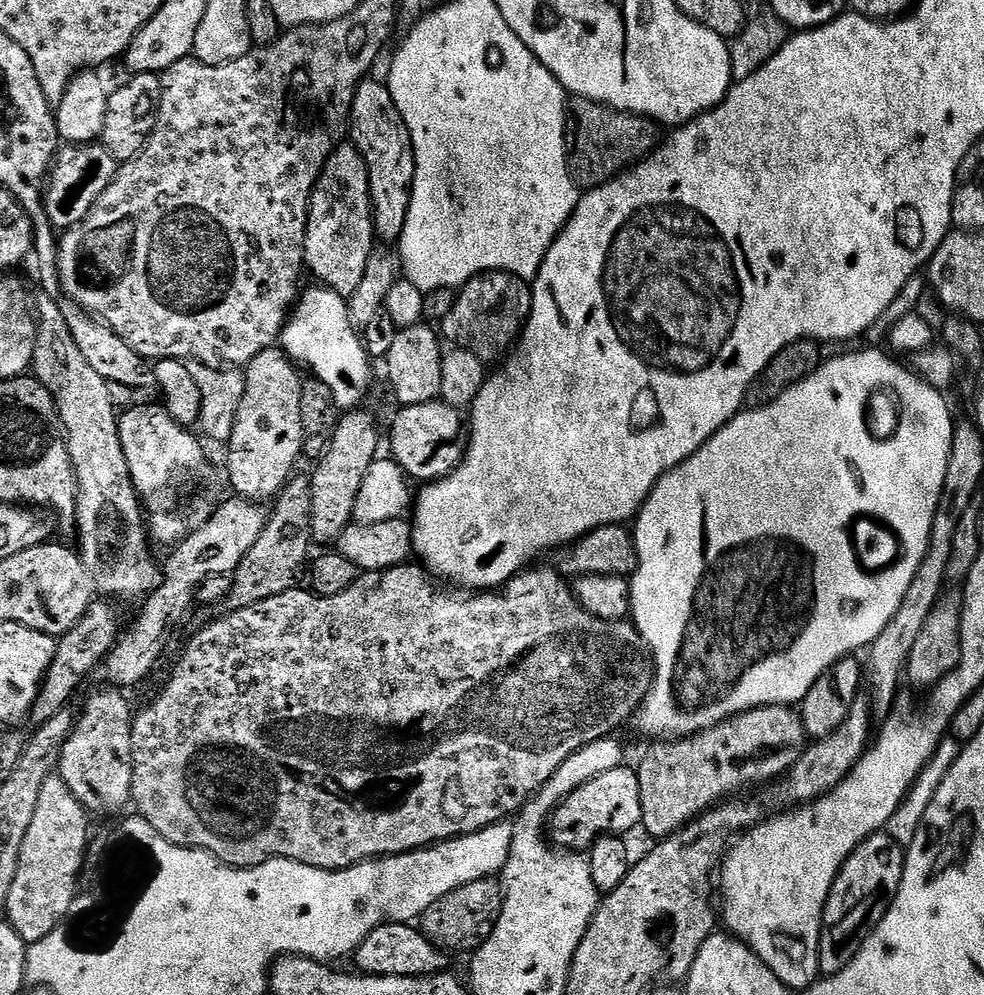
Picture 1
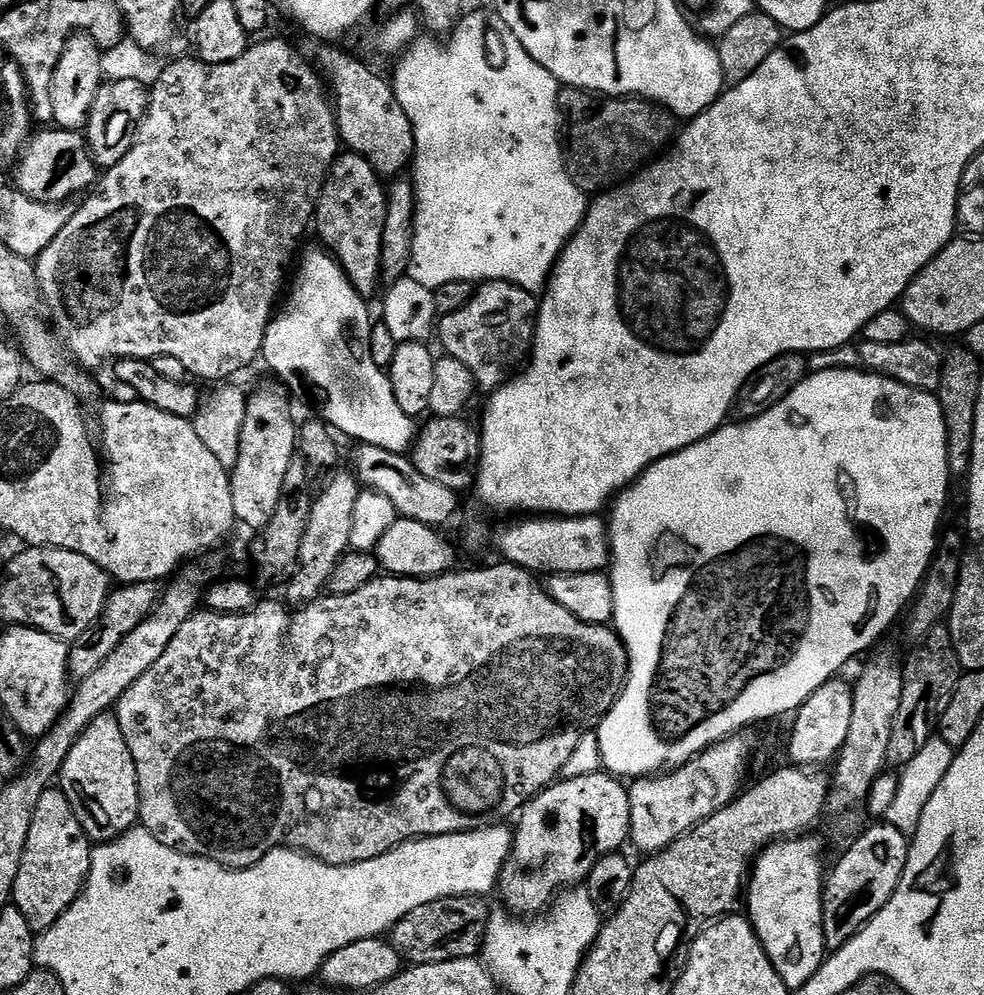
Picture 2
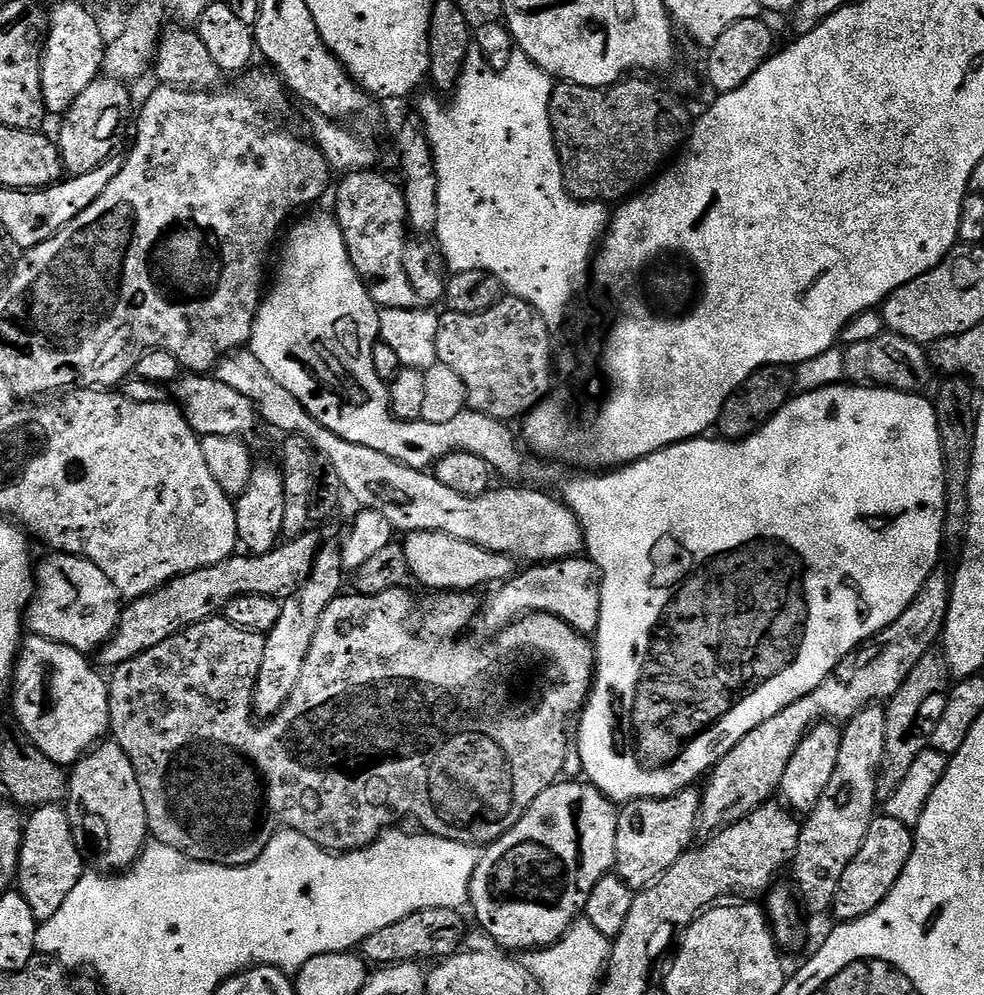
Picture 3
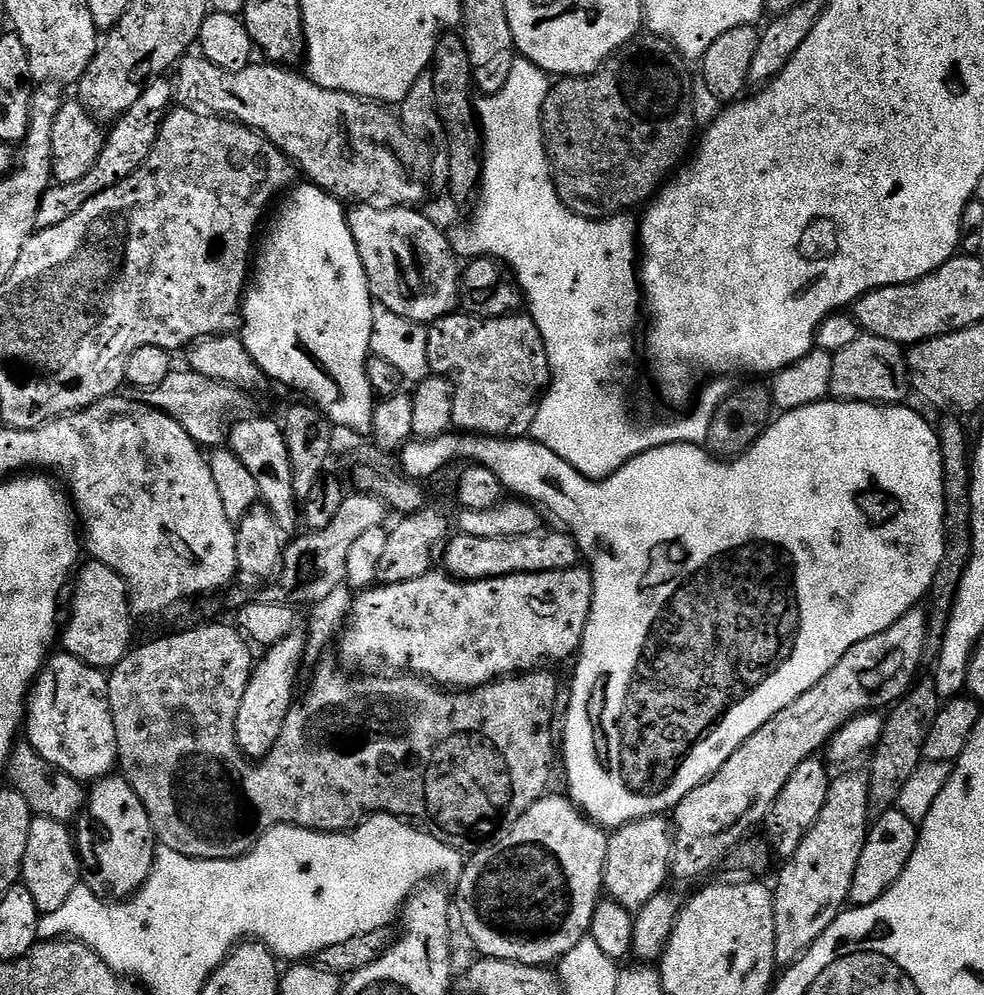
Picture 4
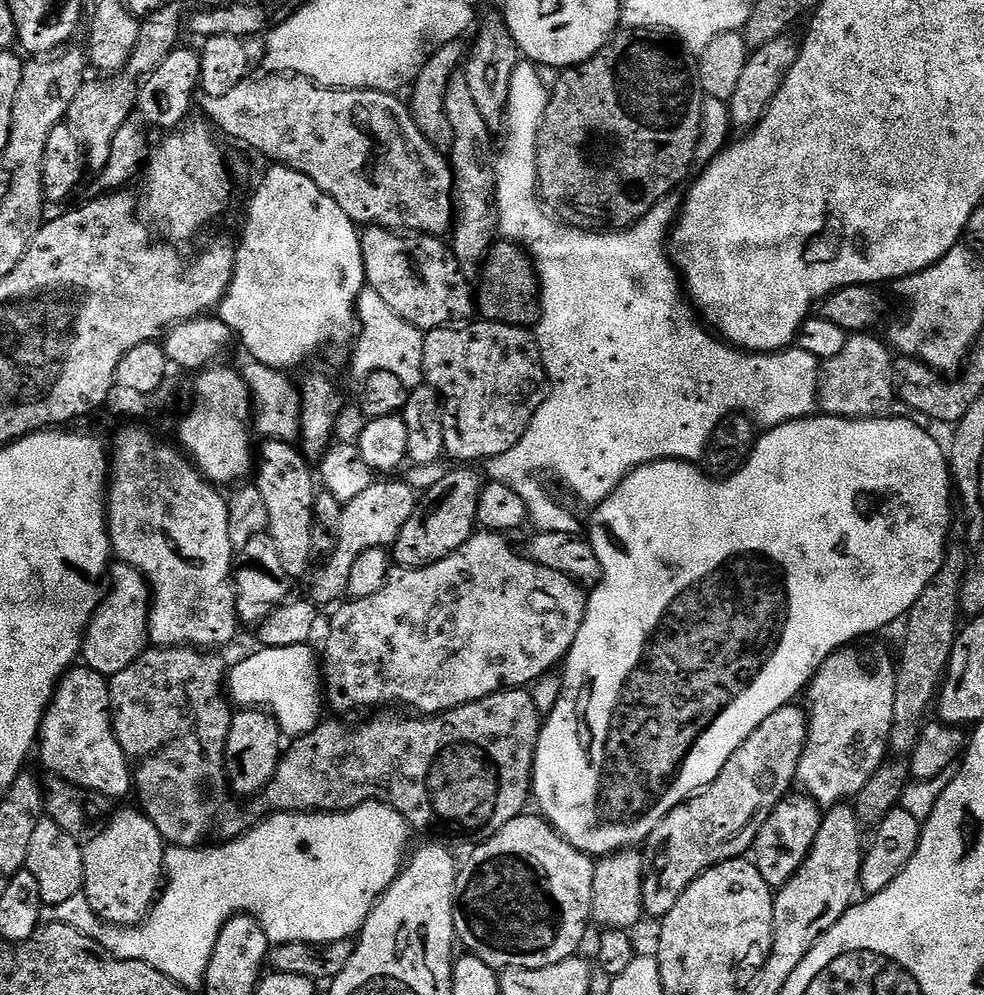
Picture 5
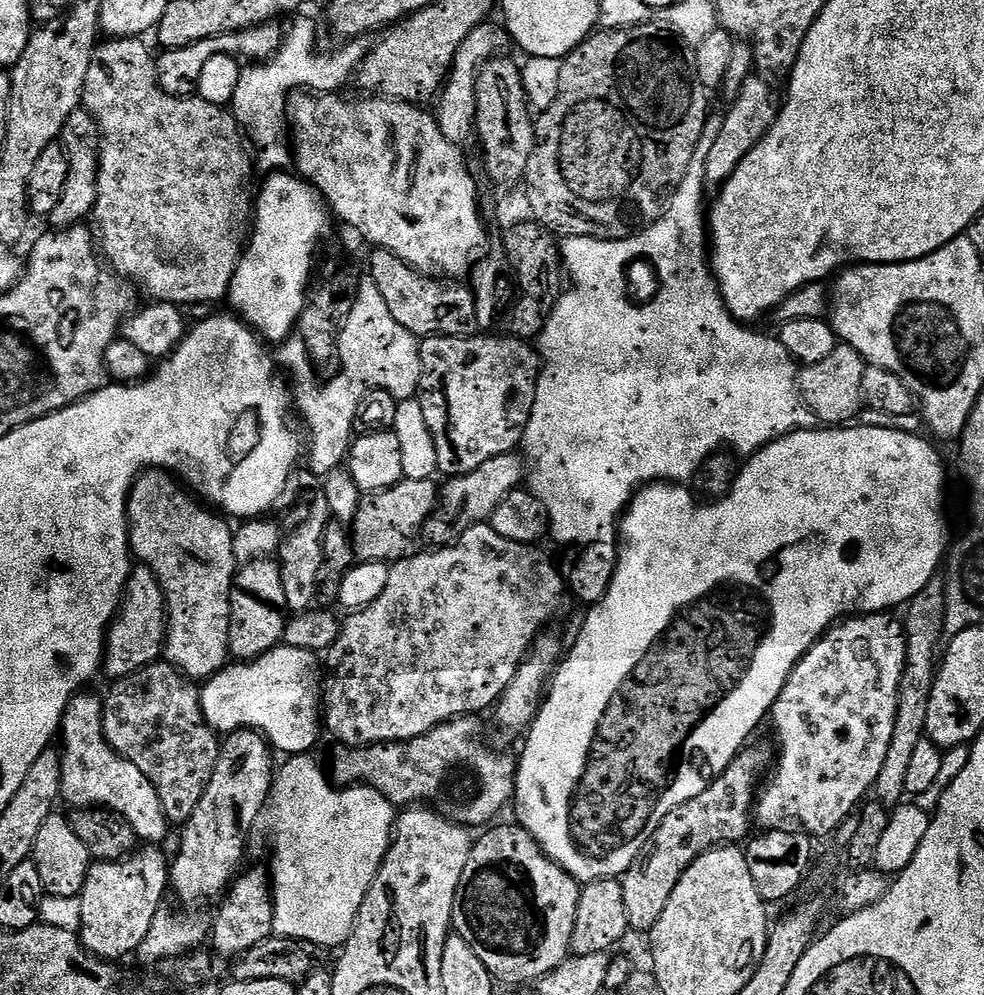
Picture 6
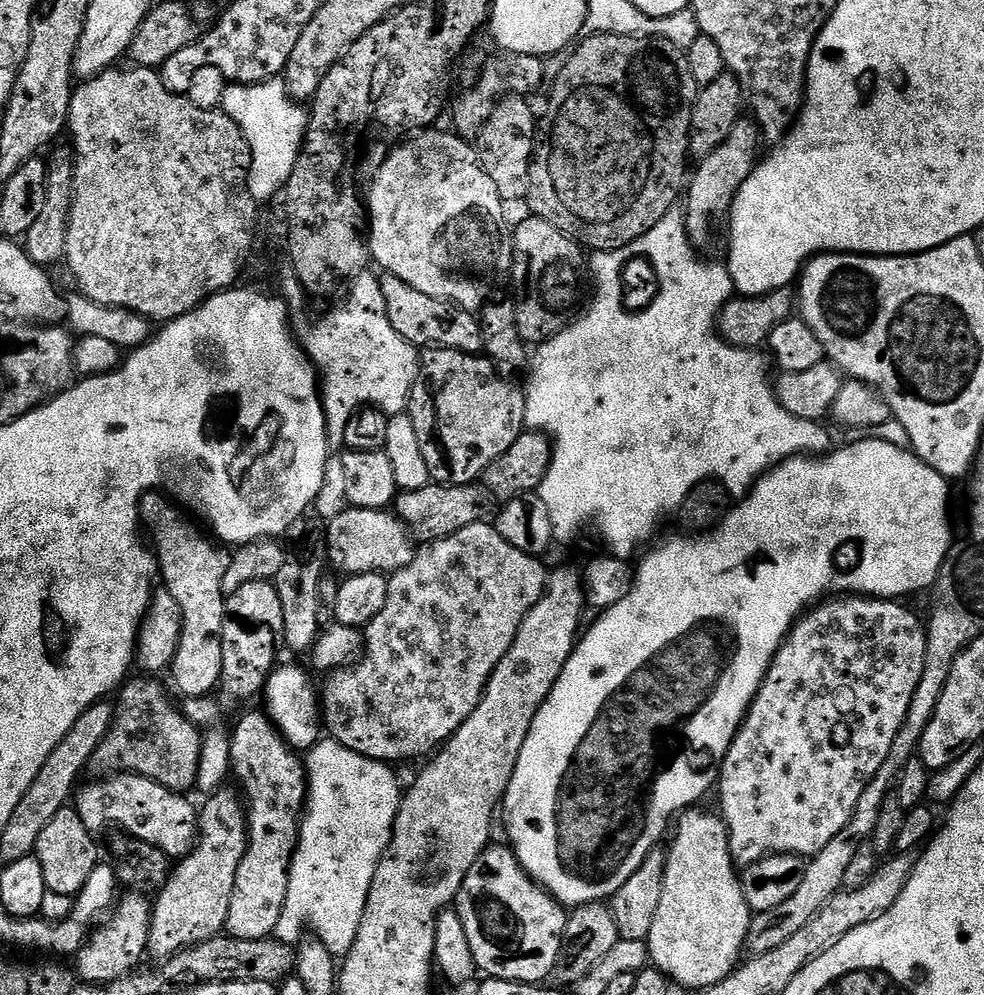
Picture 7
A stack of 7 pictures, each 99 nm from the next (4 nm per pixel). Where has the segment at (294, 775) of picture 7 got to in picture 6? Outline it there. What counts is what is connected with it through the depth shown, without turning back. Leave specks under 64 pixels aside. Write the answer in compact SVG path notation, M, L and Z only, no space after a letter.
M252 868L249 872L241 871L233 879L219 904L220 909L216 912L216 921L211 921L210 924L210 944L212 940L213 946L222 955L235 958L240 953L250 950L250 946L258 946L258 942L273 935L276 923L274 922L272 885L269 873L265 869L264 872L260 868Z

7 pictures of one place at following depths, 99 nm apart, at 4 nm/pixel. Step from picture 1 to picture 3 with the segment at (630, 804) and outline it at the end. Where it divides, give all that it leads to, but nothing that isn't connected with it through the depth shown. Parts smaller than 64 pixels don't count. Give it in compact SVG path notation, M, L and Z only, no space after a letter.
M557 782L550 785L546 790L542 790L542 794L538 794L538 798L534 798L534 802L522 814L520 821L505 836L487 845L480 853L480 861L477 864L477 869L474 870L473 880L469 886L470 909L472 908L473 914L476 915L477 922L484 927L485 934L494 943L501 944L501 946L496 945L501 949L509 948L509 950L504 949L509 953L527 954L533 950L549 948L552 944L558 943L572 929L572 925L583 917L584 907L590 898L590 890L594 890L596 883L603 876L609 875L613 871L616 863L616 839L618 838L618 818L620 817L617 805L609 800L607 796L603 796L593 784L587 782L576 783L580 782Z

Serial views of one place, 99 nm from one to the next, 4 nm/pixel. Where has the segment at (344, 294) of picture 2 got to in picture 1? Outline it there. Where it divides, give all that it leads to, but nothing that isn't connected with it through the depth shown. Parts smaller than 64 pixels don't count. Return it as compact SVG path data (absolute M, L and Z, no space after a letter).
M305 287L291 309L278 341L279 347L301 369L309 368L311 375L324 383L334 398L337 409L356 410L372 388L373 361L364 349L357 325L352 323L348 301L332 288Z

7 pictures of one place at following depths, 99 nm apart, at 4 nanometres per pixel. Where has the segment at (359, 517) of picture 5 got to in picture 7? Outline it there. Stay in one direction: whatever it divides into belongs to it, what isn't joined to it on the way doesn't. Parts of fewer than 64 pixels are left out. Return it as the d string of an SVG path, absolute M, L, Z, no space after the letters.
M429 482L422 486L422 490L400 492L394 501L394 512L421 541L431 542L487 519L492 510L492 500L493 493L478 484L444 485Z

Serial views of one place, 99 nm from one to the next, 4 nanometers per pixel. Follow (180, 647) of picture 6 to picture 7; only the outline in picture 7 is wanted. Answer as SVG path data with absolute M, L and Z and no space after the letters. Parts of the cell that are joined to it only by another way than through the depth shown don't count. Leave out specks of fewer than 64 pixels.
M163 491L145 492L140 499L143 527L156 531L158 572L162 577L163 587L175 598L182 610L180 645L172 659L170 675L177 690L181 692L181 697L208 698L217 691L222 674L226 603L224 579L230 556L227 551L223 552L225 549L211 535L203 536L190 521L184 520L183 514L185 515Z

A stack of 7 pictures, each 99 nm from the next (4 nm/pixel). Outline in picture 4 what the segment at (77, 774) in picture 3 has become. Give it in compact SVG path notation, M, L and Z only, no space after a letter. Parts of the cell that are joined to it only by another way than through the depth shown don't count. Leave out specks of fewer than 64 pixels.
M109 774L91 785L86 796L86 816L92 819L92 837L78 848L86 861L83 883L106 902L129 899L152 873L158 847L142 798L134 794L134 786L124 775Z

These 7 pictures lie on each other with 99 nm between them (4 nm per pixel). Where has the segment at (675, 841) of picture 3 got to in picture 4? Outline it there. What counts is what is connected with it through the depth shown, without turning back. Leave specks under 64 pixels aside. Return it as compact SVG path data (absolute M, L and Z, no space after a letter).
M663 815L647 816L615 829L609 835L604 867L604 892L629 912L640 911L650 898L665 891L670 880L674 828Z

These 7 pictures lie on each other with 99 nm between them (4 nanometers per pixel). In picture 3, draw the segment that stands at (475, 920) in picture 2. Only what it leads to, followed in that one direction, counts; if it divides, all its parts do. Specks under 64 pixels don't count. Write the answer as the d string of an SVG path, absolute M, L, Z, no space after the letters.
M422 909L410 914L394 926L385 926L382 930L370 934L362 945L362 955L369 965L391 966L394 964L410 964L424 962L427 956L447 958L461 951L464 940L464 920L461 913L454 909Z

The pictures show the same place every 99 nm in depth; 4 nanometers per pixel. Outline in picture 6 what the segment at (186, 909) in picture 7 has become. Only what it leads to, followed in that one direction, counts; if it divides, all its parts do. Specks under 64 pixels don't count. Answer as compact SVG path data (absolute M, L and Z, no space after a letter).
M239 728L238 731L229 732L223 737L218 762L214 766L210 782L198 806L194 806L194 814L190 814L190 818L179 829L180 857L173 859L170 864L170 888L173 893L176 891L180 895L182 903L200 904L203 900L212 899L215 901L241 871L240 863L243 862L244 851L248 848L248 835L261 819L268 796L272 793L272 756L274 757L274 749L259 730Z

